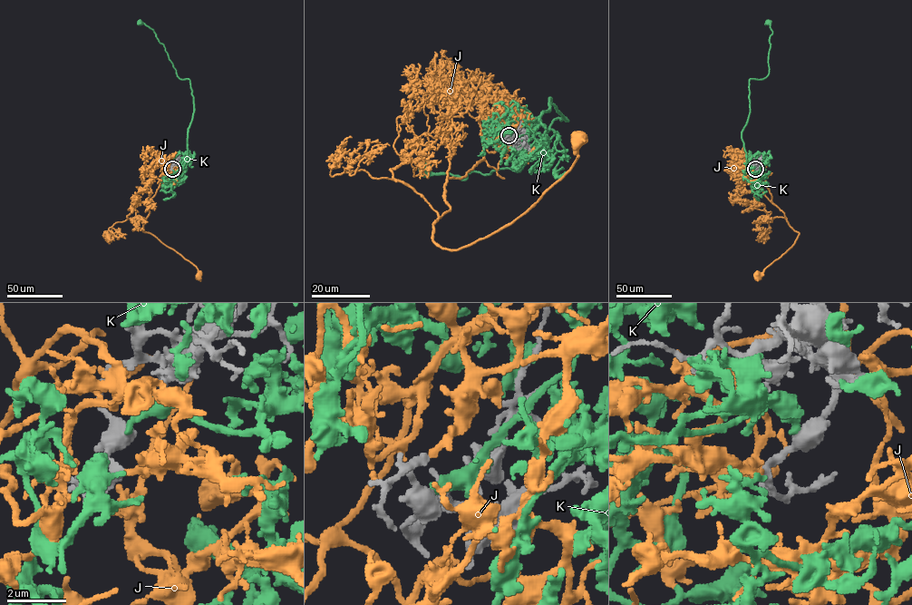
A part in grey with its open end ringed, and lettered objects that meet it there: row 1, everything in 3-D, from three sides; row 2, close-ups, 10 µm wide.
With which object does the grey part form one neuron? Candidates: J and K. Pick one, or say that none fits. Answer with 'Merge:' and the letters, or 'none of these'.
Merge: J

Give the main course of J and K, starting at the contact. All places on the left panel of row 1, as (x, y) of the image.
J: (171, 169), (169, 163), (164, 170), (159, 187), (147, 204), (150, 212), (143, 230), (189, 261), (198, 276)
K: (172, 167), (181, 168), (187, 157), (194, 112), (190, 81), (177, 75), (164, 45), (140, 22)

